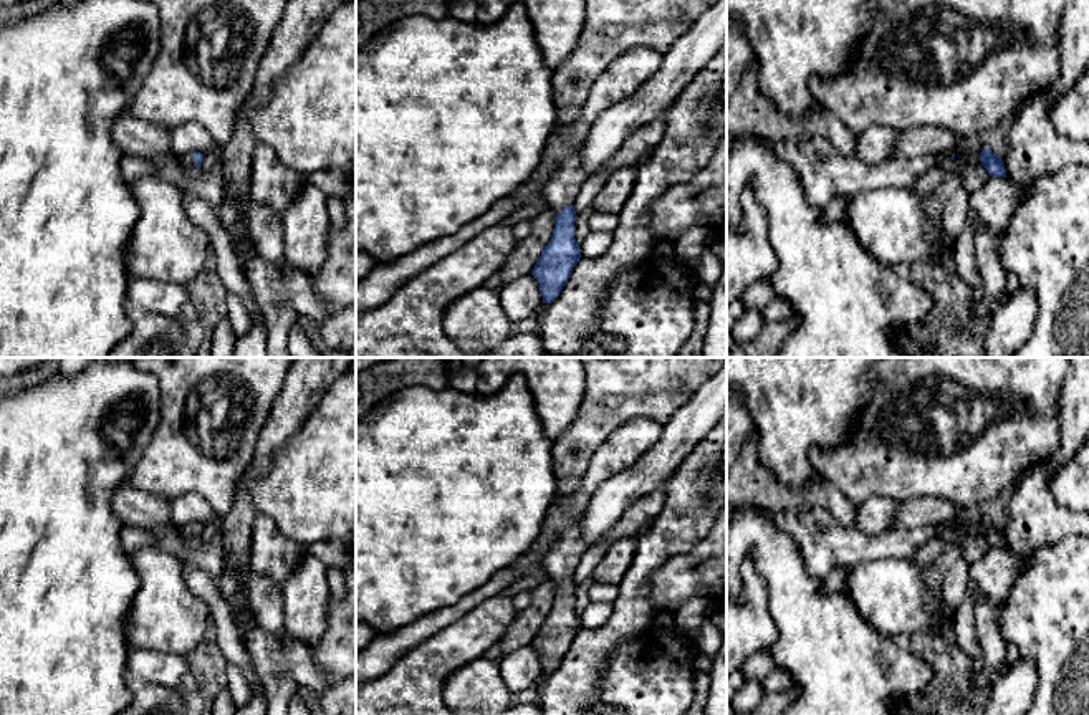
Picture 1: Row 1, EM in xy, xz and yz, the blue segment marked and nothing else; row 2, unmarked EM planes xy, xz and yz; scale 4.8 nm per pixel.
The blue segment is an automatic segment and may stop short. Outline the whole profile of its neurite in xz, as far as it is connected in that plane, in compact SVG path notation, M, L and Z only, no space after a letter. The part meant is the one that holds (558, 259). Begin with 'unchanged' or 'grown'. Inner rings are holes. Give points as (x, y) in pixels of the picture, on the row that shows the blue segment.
grown | M584 141L574 147L544 185L543 199L558 215L551 240L544 245L541 257L531 270L531 275L540 283L543 303L551 303L558 298L581 258L579 243L574 238L576 210L573 204L586 180L583 172L583 144Z

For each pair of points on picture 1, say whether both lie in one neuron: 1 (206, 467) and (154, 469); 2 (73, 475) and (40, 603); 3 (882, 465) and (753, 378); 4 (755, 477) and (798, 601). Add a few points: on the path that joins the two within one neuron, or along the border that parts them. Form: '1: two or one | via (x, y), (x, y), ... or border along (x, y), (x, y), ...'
1: one | via (192, 469), (167, 469)
2: one | via (42, 507), (40, 571)
3: two | border along (858, 427), (848, 442), (810, 452)
4: two | border along (743, 503), (753, 503), (768, 510)

